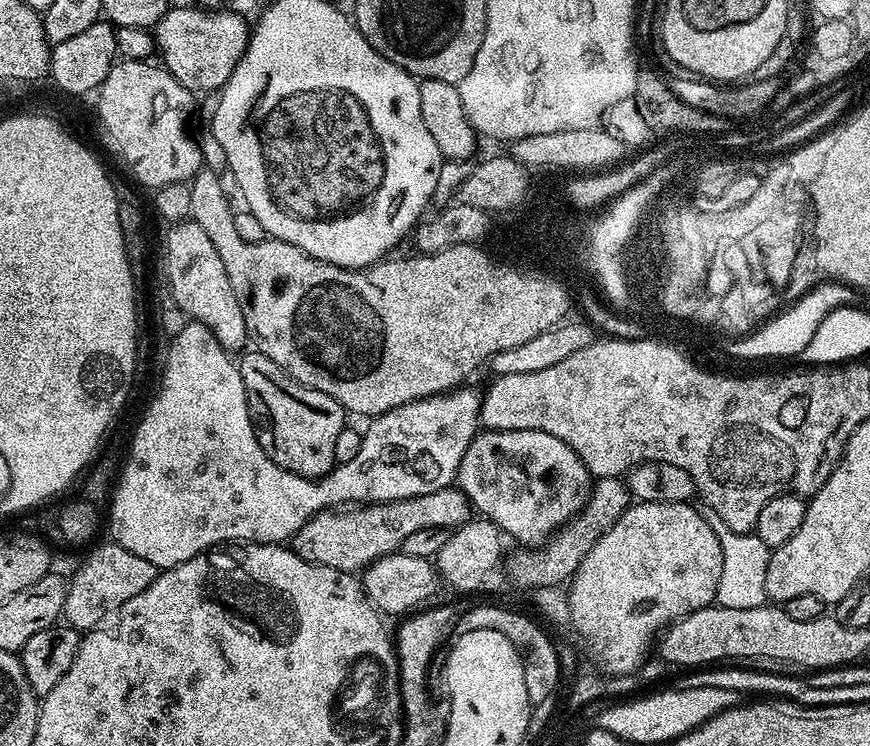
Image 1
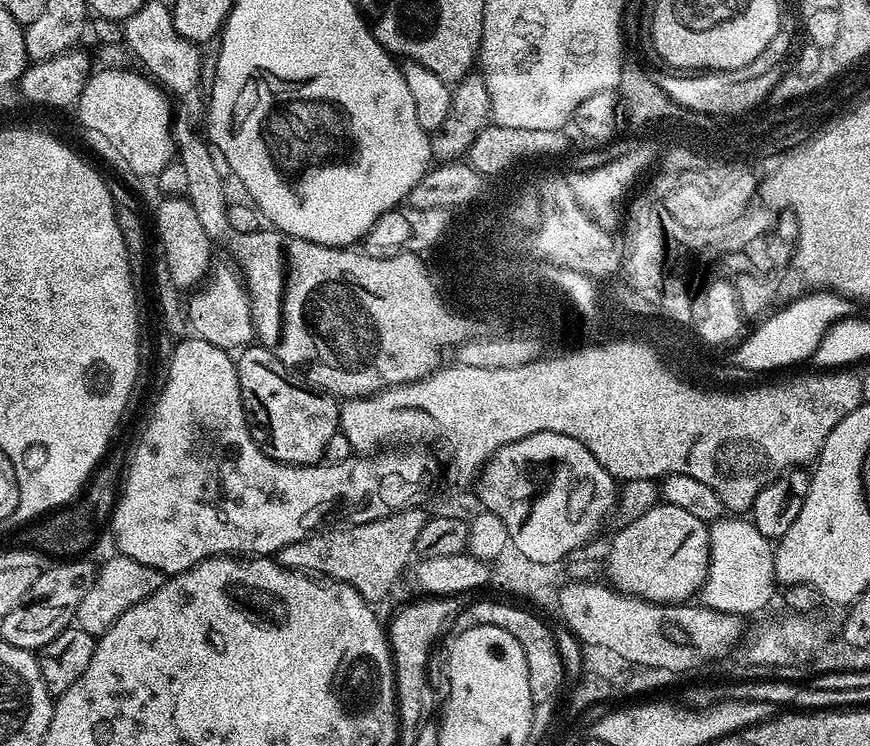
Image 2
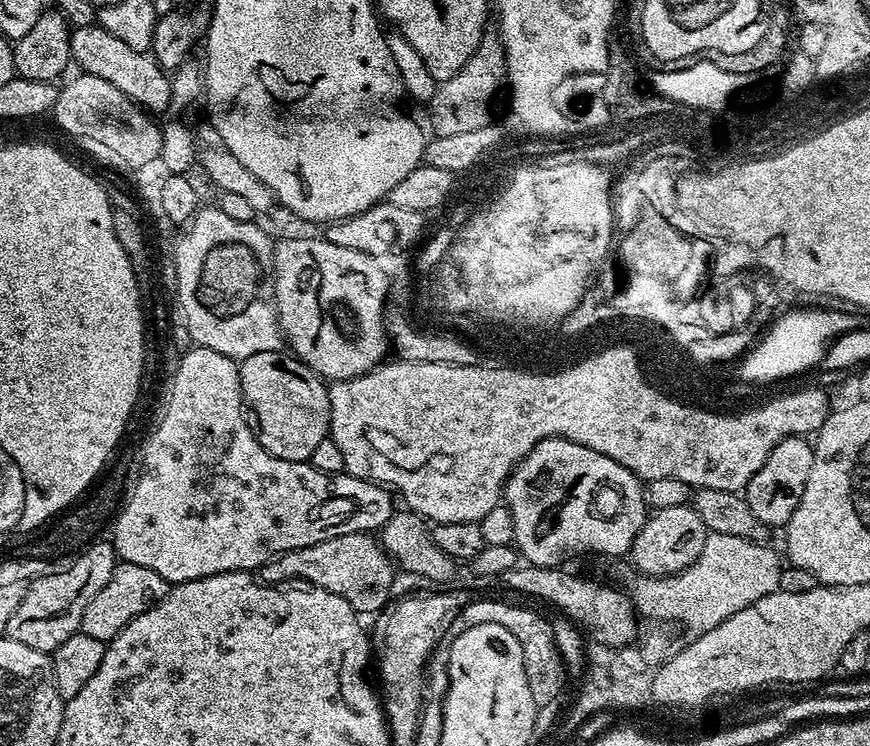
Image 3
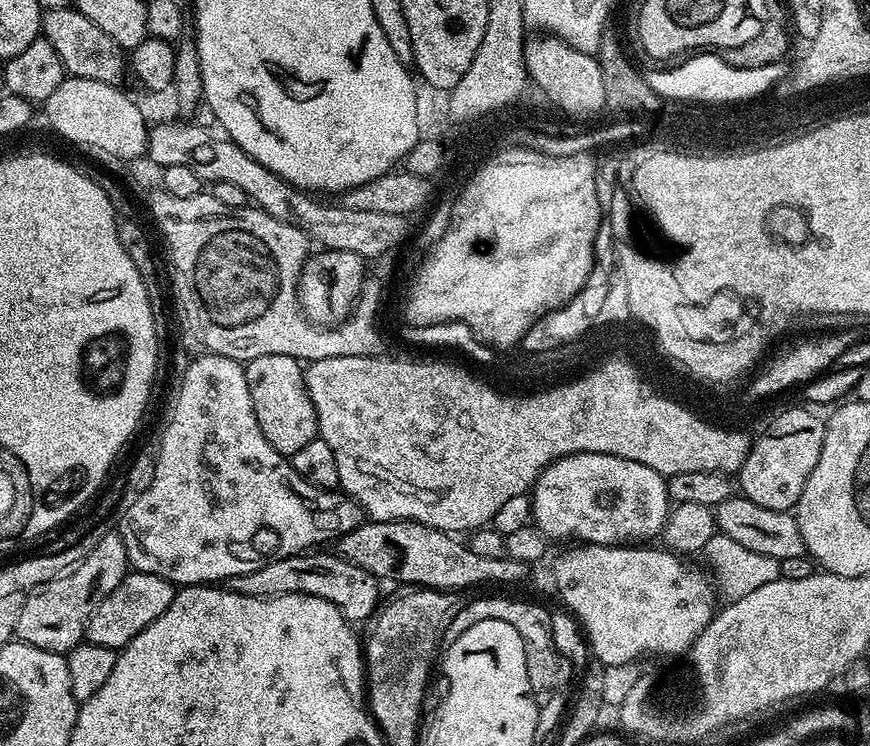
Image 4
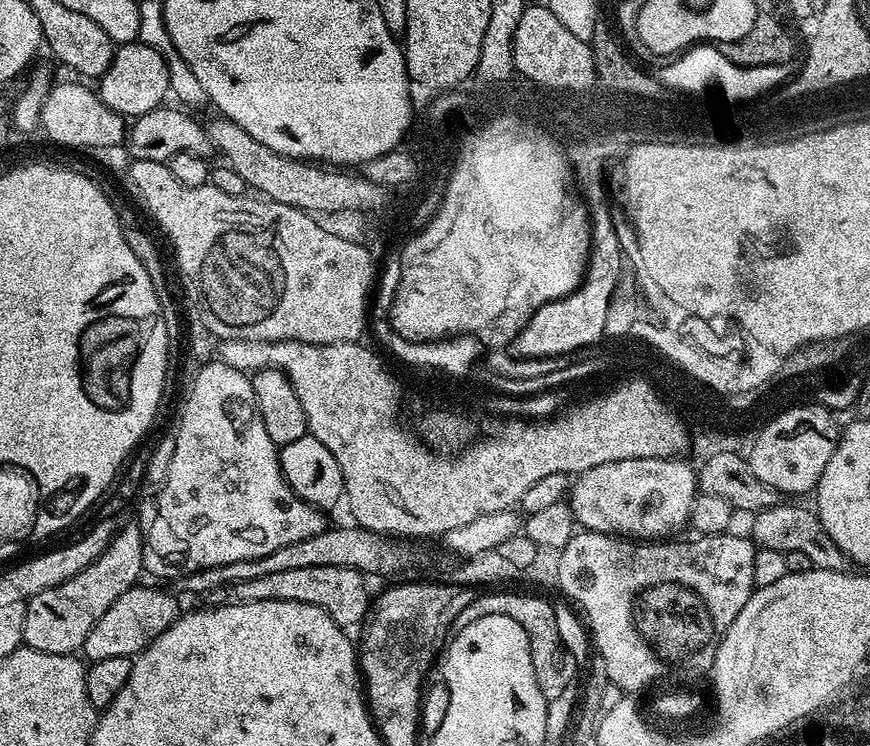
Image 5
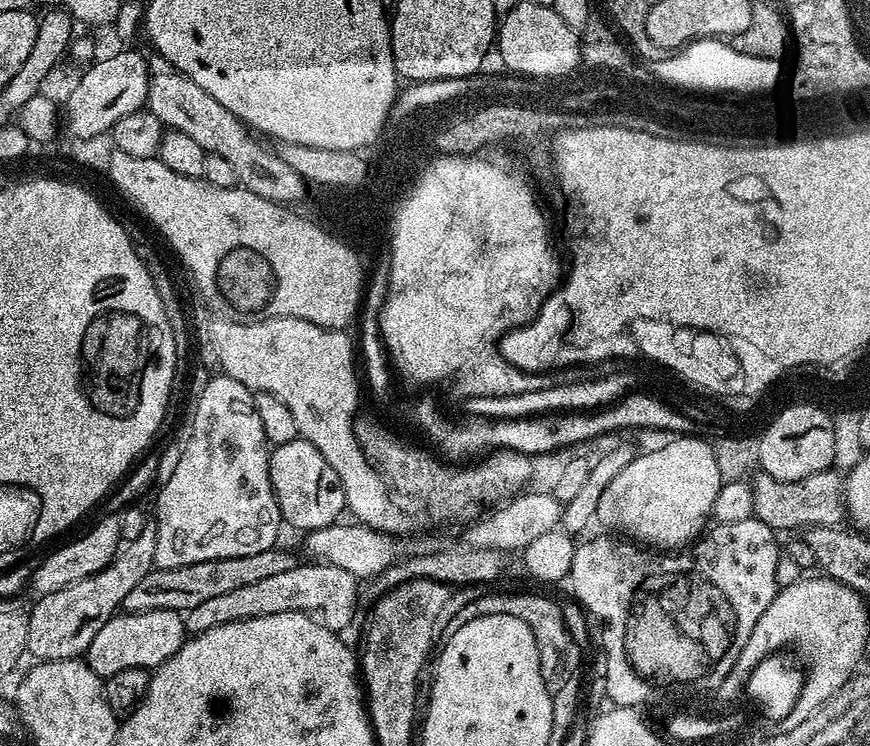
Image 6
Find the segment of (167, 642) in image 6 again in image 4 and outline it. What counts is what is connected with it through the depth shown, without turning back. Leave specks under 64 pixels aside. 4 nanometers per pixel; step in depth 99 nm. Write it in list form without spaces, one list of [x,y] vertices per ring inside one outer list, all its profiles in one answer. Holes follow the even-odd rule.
[[[129,571],[122,582],[118,582],[118,586],[114,586],[114,590],[110,590],[110,594],[102,598],[102,602],[98,602],[92,612],[92,617],[88,620],[87,643],[117,650],[126,647],[134,634],[142,634],[142,630],[146,630],[146,626],[150,626],[154,618],[166,614],[166,606],[174,602],[177,591],[177,585],[158,574]]]

